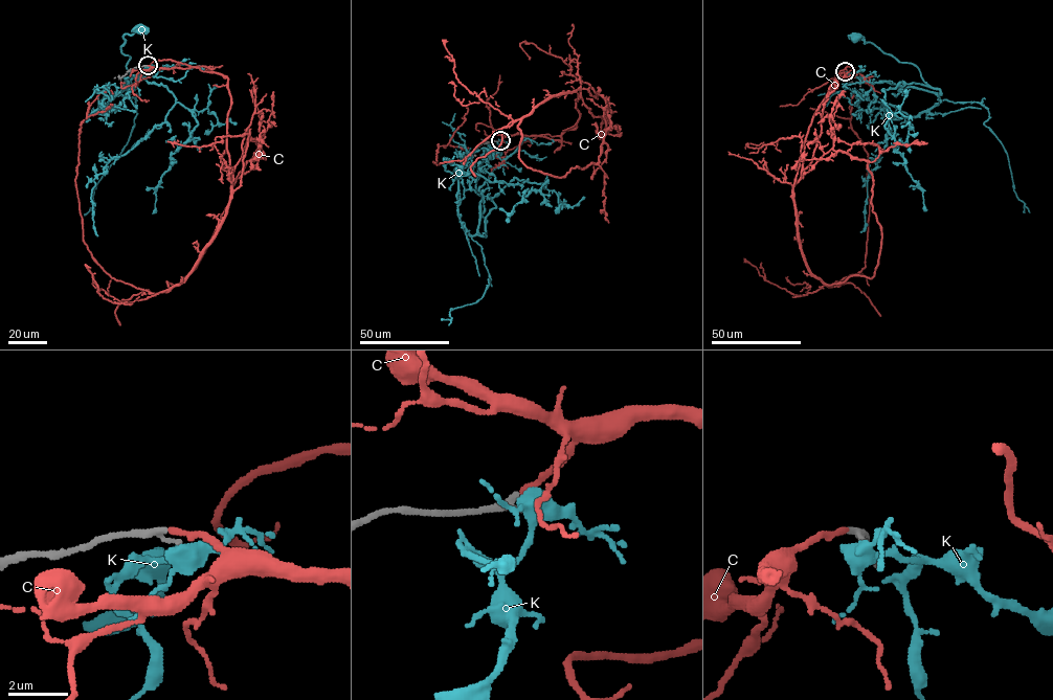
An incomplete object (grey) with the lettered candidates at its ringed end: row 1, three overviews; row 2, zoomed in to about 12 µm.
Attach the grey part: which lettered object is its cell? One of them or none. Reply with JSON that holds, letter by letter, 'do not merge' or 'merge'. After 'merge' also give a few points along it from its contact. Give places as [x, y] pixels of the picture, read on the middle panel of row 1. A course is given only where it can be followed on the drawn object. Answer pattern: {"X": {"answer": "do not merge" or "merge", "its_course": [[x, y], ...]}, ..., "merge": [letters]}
{"C": {"answer": "merge", "its_course": [[500, 140], [561, 139], [579, 88], [522, 118], [518, 158], [564, 176], [599, 161], [602, 141]]}, "K": {"answer": "do not merge"}, "merge": ["C"]}

